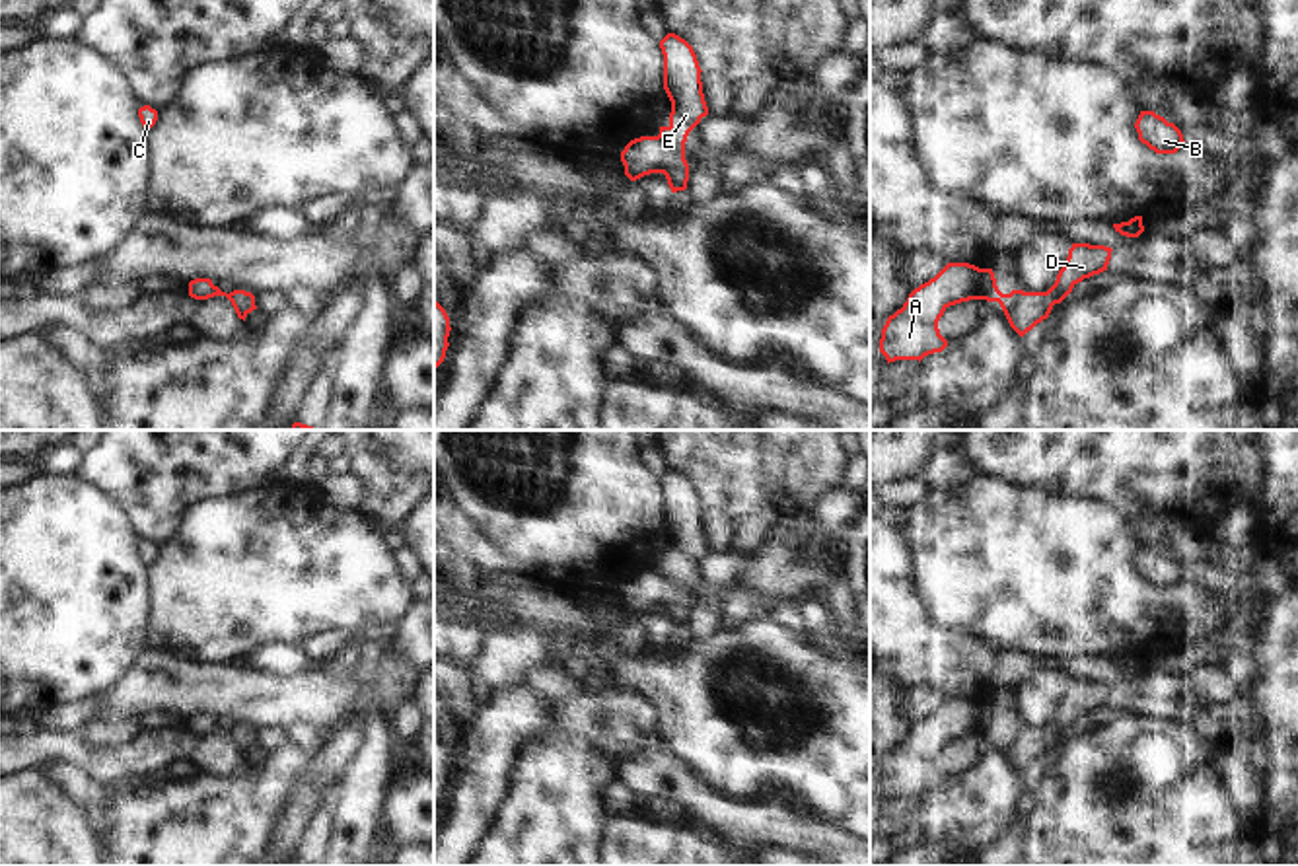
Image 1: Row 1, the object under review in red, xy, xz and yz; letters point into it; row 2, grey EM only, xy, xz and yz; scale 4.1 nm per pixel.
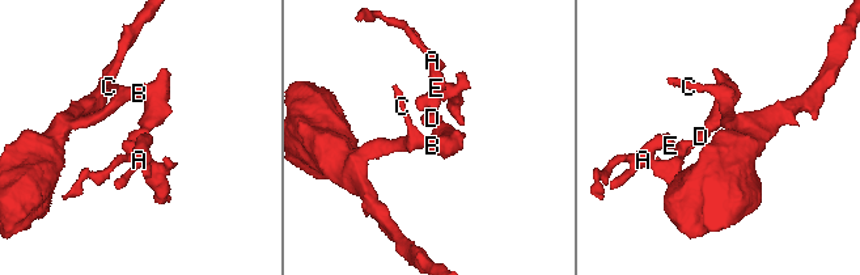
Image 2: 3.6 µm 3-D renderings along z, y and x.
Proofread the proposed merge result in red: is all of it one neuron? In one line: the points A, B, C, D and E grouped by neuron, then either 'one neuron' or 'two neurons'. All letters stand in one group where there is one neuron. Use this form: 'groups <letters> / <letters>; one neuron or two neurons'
groups A B C D E; one neuron

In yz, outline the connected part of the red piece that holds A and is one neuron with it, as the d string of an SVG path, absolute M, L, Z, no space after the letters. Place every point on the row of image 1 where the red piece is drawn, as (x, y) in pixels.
M1072 243L1047 292L1012 290L1002 294L992 269L948 263L934 278L915 288L903 307L887 317L880 352L887 364L895 360L920 362L928 354L942 352L948 341L940 335L940 317L950 306L969 300L998 302L1010 327L1024 337L1047 319L1053 306L1061 304L1078 282L1107 271L1111 251L1105 245Z

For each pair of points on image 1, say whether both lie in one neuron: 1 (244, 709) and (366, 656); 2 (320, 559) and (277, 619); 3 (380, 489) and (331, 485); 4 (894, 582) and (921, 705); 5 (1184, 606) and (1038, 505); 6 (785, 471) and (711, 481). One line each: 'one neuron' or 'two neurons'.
1: two neurons
2: one neuron
3: two neurons
4: two neurons
5: one neuron
6: one neuron

